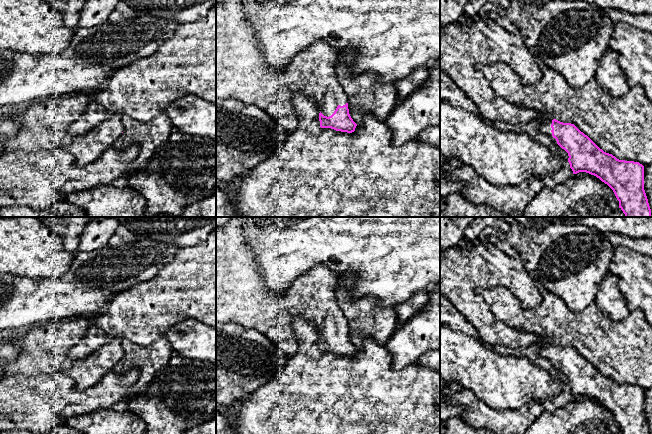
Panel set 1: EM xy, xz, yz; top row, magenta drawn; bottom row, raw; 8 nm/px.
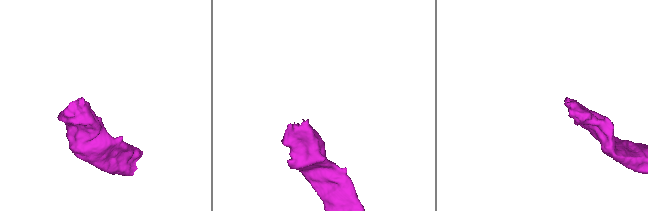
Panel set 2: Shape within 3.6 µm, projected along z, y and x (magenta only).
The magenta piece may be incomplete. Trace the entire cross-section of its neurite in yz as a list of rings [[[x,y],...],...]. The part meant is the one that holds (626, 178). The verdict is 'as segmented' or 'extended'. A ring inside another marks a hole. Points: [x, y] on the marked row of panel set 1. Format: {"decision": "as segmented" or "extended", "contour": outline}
{"decision": "extended", "contour": [[[552,116],[545,118],[539,131],[556,139],[557,144],[568,153],[568,162],[573,174],[586,172],[607,184],[619,201],[619,208],[625,217],[652,217],[644,190],[644,166],[639,162],[619,160],[600,149],[587,135],[574,124],[563,123]]]}

